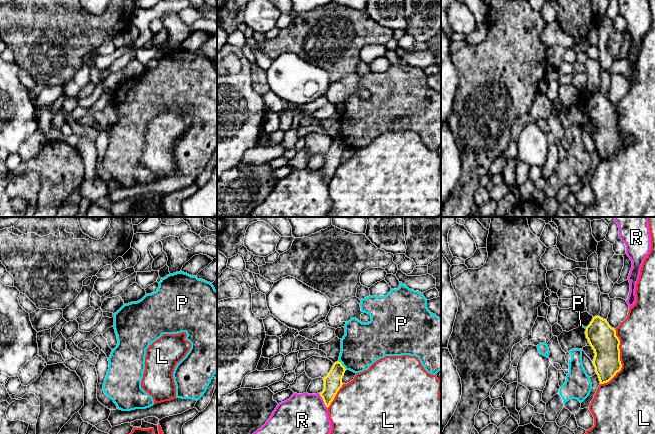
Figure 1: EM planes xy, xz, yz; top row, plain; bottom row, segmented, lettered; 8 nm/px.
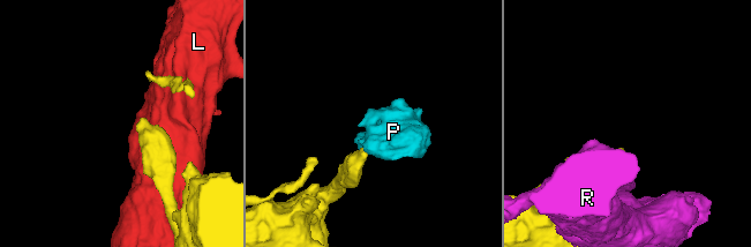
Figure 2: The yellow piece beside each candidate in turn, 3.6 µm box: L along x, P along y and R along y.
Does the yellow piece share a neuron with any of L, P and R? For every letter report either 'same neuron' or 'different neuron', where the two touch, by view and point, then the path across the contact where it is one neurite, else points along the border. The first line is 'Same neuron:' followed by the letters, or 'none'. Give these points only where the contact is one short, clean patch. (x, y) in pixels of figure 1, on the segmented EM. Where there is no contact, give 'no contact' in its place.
Same neuron: none
L: different neuron; contact yz (619, 359)
P: different neuron; contact xz (342, 365); border xz (338, 361), (346, 369)
R: different neuron; contact xz (323, 400)

